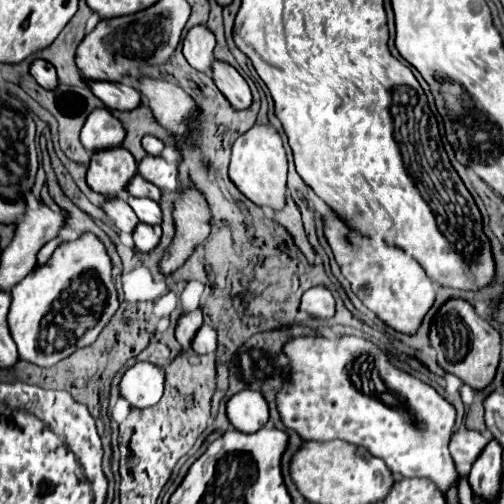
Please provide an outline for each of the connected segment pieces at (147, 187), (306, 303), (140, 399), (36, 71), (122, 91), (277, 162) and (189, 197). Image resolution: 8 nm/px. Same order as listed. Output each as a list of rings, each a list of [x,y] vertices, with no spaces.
[[[136,175],[136,177],[130,181],[128,193],[130,193],[132,197],[148,197],[148,199],[152,199],[152,201],[156,201],[156,203],[160,203],[160,197],[162,197],[160,189],[158,189],[156,185],[148,183],[146,179],[142,179],[140,175]]]
[[[312,287],[302,295],[300,311],[316,319],[334,317],[334,297],[326,287]]]
[[[138,361],[124,373],[120,393],[132,407],[152,407],[164,395],[164,371],[150,361]]]
[[[34,59],[34,63],[30,65],[30,75],[36,79],[36,83],[44,89],[54,89],[58,85],[58,77],[56,77],[56,69],[54,65],[50,65],[44,59]]]
[[[84,79],[84,83],[110,109],[130,111],[142,99],[142,95],[136,89],[132,89],[124,83],[108,83],[108,81],[94,81],[94,79]]]
[[[272,125],[252,127],[244,135],[240,135],[232,147],[232,163],[230,163],[230,179],[236,187],[256,205],[268,209],[282,209],[286,195],[286,149],[282,145],[280,133]]]
[[[188,183],[174,209],[176,237],[168,247],[160,269],[164,275],[176,271],[210,233],[210,211],[204,197]]]

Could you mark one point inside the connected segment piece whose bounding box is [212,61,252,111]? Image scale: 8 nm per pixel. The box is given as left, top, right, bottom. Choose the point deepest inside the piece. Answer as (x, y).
(228, 80)

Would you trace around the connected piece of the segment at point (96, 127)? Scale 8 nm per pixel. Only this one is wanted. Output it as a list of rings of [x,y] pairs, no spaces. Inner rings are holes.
[[[106,109],[92,111],[92,115],[88,115],[80,133],[82,145],[92,153],[106,151],[108,147],[120,147],[124,139],[126,139],[126,129]]]

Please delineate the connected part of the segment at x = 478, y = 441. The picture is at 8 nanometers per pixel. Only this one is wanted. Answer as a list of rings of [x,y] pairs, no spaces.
[[[460,427],[460,431],[452,435],[452,441],[450,441],[450,453],[456,467],[458,469],[462,469],[462,465],[470,467],[478,459],[480,451],[484,451],[484,447],[488,445],[488,439],[490,439],[490,433],[482,435],[478,431]]]

